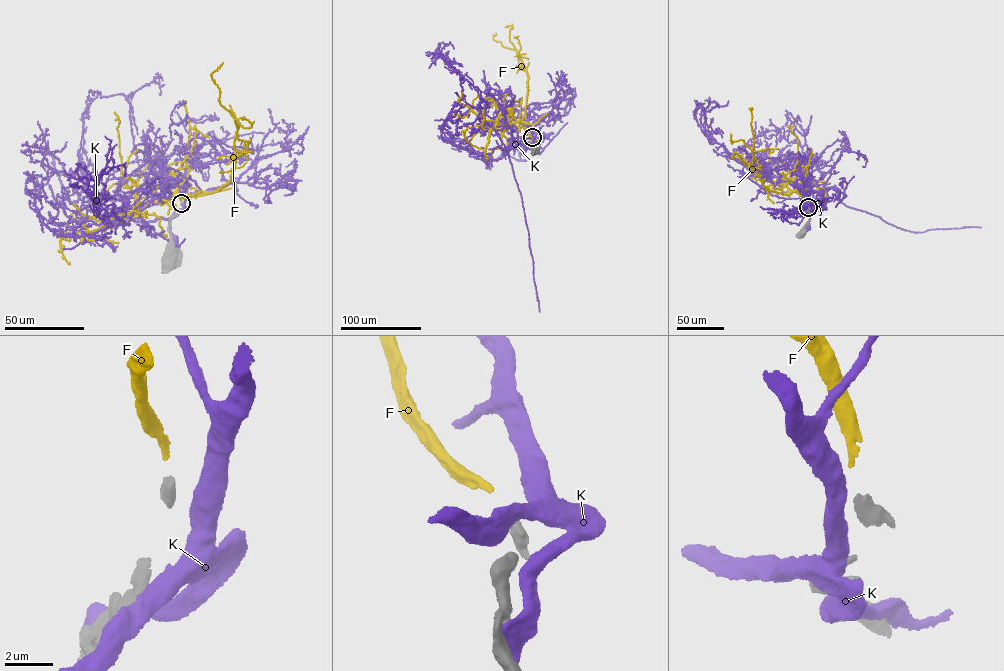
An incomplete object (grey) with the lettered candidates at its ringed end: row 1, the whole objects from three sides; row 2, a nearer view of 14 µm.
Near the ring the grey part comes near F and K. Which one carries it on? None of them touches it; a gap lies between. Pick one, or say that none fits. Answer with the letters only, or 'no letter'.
F

